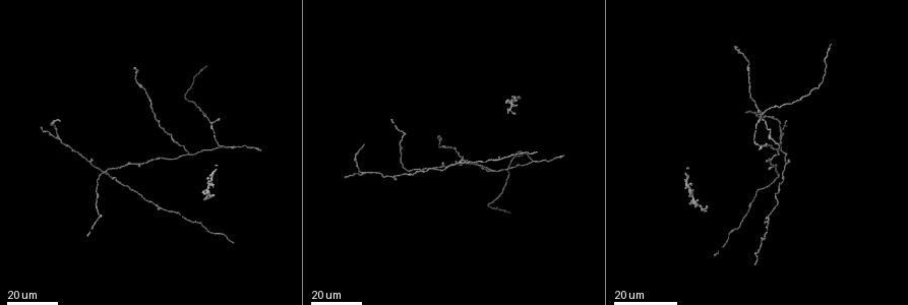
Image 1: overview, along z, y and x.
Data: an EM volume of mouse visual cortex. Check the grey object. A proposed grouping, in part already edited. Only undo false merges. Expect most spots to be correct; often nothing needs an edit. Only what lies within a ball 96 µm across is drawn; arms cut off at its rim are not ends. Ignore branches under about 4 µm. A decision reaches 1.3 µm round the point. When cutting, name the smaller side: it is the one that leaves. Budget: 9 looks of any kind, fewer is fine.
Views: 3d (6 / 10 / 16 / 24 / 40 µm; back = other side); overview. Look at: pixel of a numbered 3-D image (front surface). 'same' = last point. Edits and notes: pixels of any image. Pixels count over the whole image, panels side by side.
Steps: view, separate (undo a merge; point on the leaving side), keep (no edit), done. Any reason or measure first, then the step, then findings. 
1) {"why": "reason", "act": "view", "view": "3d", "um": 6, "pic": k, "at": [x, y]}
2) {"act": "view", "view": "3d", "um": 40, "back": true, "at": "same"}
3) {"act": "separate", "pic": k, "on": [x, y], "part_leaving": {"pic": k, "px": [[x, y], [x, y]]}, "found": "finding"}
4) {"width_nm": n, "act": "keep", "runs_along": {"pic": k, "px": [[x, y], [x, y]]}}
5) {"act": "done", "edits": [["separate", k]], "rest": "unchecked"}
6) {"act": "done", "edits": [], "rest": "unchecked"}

{"act": "view", "view": "3d", "um": 16, "pic": 1, "at": [362, 174]}

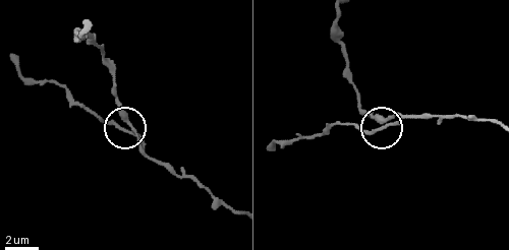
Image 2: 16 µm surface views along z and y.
{"act": "view", "view": "3d", "um": 10, "pic": 2, "at": [379, 129]}

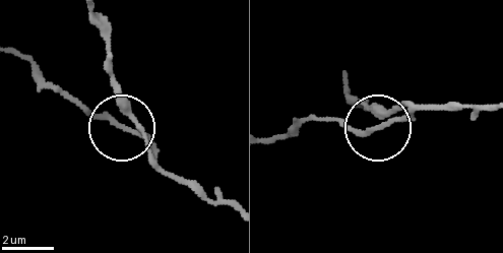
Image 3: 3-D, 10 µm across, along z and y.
{"why": "closer look", "act": "view", "view": "3d", "um": 6, "pic": 3, "at": [382, 126]}

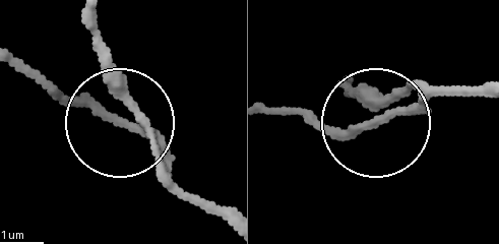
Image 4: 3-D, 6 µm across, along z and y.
{"width_nm": 180, "act": "keep", "runs_along": {"pic": 4, "px": [[483, 92], [450, 92], [363, 124], [264, 114]]}, "found": "continuous, no second neuron"}

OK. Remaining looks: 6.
{"why": "branch point", "act": "view", "view": "3d", "um": 24, "pic": 1, "at": [104, 173]}

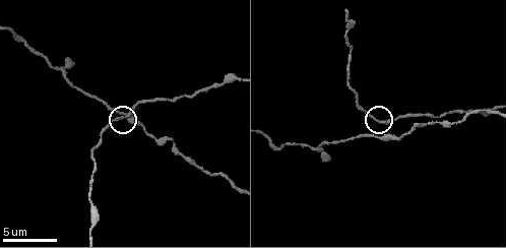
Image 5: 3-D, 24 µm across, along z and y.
{"act": "view", "view": "3d", "um": 6, "pic": 5, "at": [126, 115]}

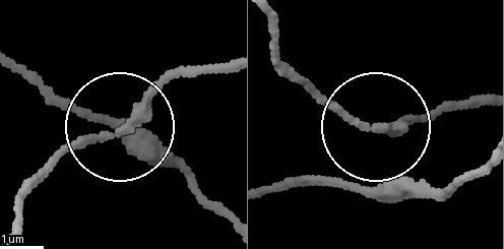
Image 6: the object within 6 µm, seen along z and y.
{"act": "keep", "runs_along": {"pic": 6, "px": [[485, 100], [365, 121], [292, 70]]}, "found": "continuous, no second neuron"}

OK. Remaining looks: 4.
{"why": "three arms meet", "act": "view", "view": "3d", "um": 24, "pic": 1, "at": [189, 154]}

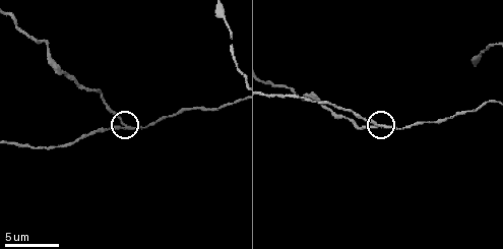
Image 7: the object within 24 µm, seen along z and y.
{"act": "view", "view": "3d", "um": 6, "pic": 7, "at": [121, 123]}

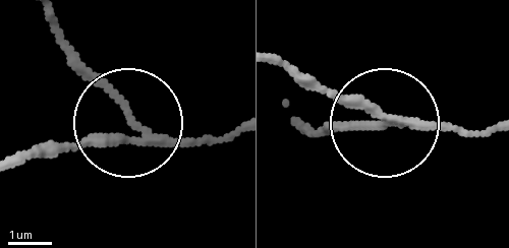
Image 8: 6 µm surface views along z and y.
{"side_arm_um": 51, "act": "separate", "pic": 8, "on": [89, 80], "part_leaving": {"pic": 8, "px": [[135, 123], [55, 17]]}, "found": "two neurons meet here"}

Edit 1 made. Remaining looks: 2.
{"act": "done", "edits": [["separate", 8]], "rest": "unchecked"}

